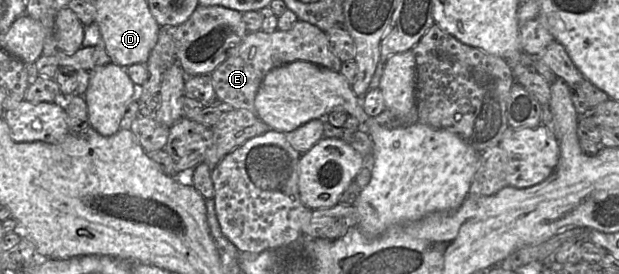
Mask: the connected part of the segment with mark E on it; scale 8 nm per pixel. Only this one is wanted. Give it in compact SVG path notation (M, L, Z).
M298 20L287 31L277 29L272 33L261 30L248 32L229 52L225 61L210 74L217 100L235 110L248 110L256 114L255 97L266 74L294 61L307 61L337 72L343 63L332 51L326 33L306 21Z

